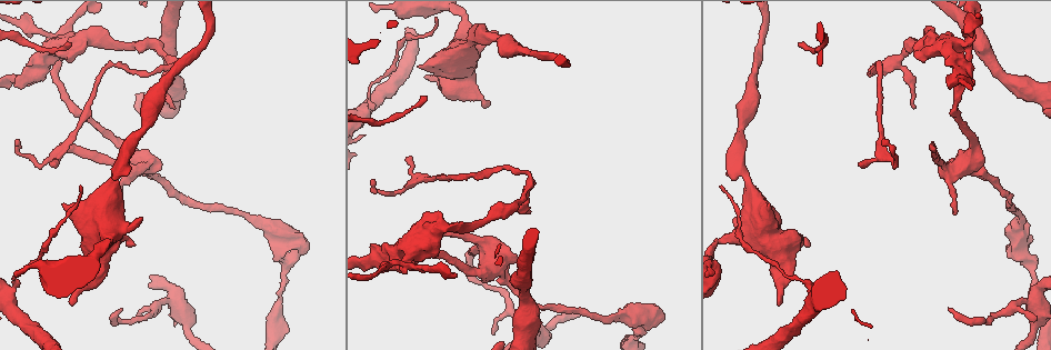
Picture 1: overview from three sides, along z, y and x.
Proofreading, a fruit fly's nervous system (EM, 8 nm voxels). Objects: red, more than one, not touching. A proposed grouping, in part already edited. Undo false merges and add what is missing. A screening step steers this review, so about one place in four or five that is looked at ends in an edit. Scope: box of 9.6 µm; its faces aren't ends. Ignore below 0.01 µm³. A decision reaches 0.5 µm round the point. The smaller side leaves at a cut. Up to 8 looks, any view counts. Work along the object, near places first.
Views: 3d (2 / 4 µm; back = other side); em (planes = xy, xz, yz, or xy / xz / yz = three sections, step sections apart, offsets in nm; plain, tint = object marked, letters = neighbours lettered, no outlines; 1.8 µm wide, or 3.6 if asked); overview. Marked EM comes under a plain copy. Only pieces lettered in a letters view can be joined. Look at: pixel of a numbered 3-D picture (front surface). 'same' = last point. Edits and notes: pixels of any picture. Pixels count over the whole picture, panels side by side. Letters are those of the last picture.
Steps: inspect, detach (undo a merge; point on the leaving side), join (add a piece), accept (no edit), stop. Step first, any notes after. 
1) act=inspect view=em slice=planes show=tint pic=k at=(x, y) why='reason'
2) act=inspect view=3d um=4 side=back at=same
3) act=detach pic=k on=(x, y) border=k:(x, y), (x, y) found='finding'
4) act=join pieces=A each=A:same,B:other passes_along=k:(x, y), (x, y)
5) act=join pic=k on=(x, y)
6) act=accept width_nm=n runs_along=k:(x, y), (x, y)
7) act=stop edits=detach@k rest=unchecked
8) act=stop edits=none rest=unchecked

act=inspect view=3d um=4 pic=1 at=(425, 76) why='thick end'

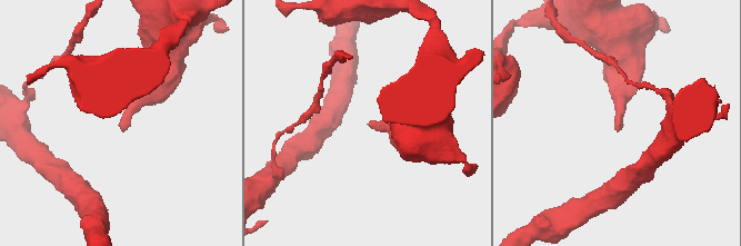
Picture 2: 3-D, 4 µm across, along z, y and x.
act=inspect view=em slice=xy step=4 show=letters pic=2 at=(368, 125) why='shape alone is not enough'

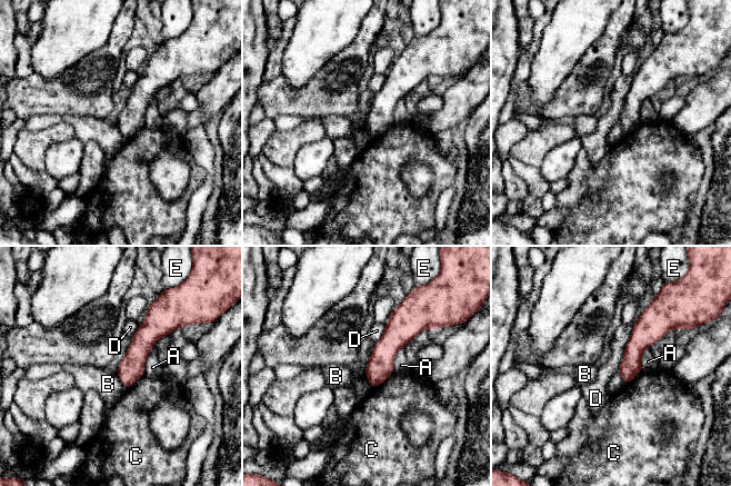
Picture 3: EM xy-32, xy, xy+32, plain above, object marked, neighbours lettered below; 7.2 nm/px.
act=accept each=A:other,B:other,C:other,D:other,E:other runs_along=3:(161, 320), (142, 340), (127, 384) found='no lettered piece goes on from it'

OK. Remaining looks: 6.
act=inspect view=em slice=planes show=tint pic=1 at=(955, 212) why='tapers out'

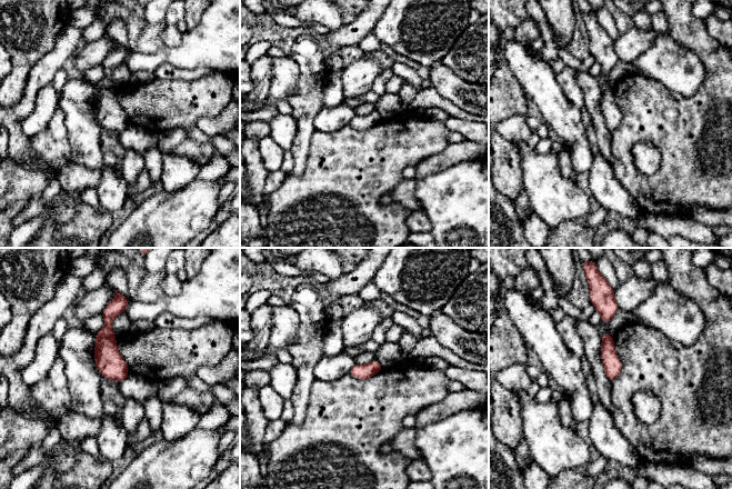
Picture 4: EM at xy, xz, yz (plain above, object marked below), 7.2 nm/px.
act=inspect view=em slice=planes show=letters at=same why='what lies round it'

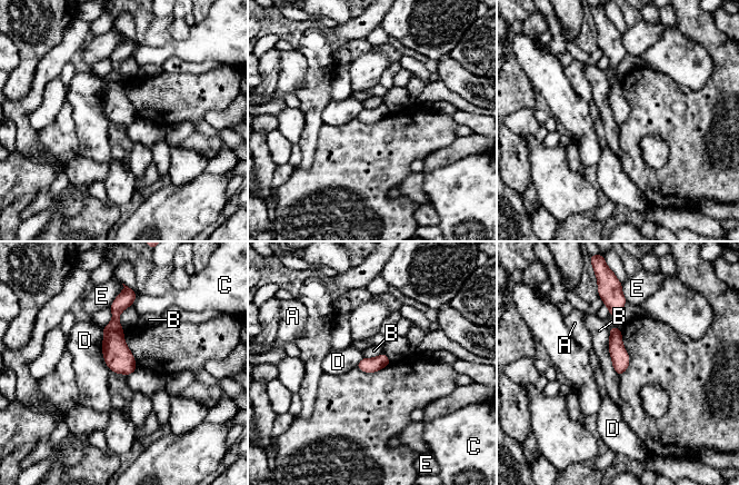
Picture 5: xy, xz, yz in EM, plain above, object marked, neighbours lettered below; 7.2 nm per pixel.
act=accept each=A:other,B:other,C:other,D:other,E:other runs_along=5:(129, 299), (116, 312), (127, 372) found='no lettered piece goes on from it'

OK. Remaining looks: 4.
act=inspect view=3d um=4 pic=1 at=(56, 167)

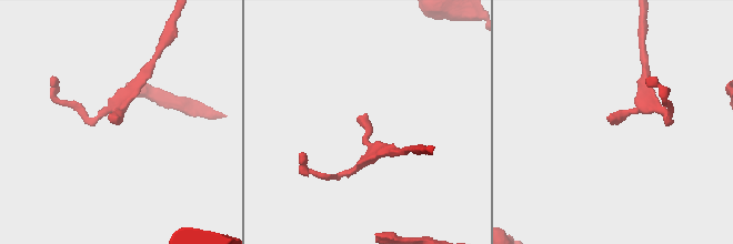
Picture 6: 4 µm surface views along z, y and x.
act=inspect view=em slice=xy step=4 show=letters pic=6 at=(607, 117) why='need the tissue'

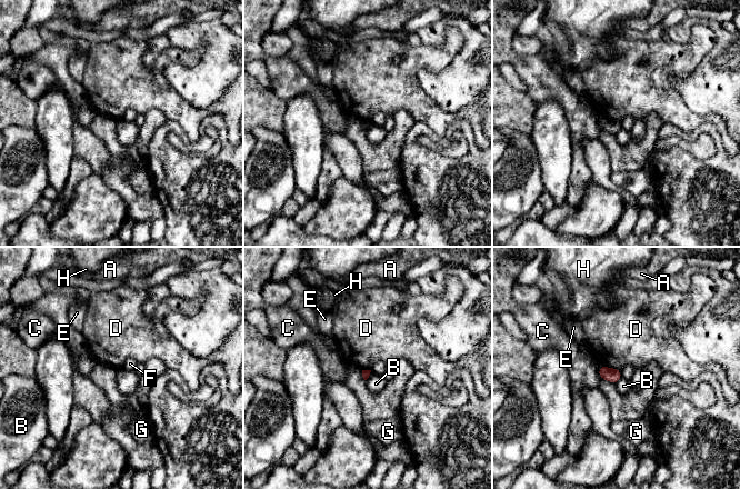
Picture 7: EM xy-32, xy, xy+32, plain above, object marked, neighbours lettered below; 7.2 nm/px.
act=inspect view=em slice=xz step=4 show=letters at=same why='cut it another way'

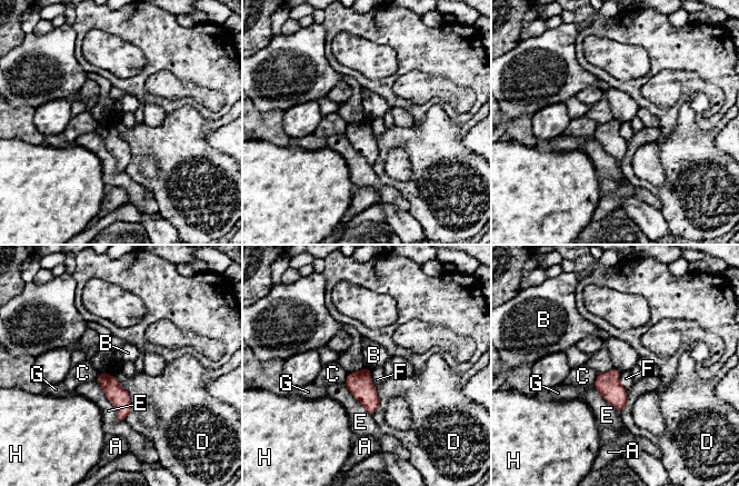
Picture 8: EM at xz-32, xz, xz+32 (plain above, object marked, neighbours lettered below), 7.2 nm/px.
act=accept each=A:other,B:other,C:other,D:other,E:other,F:other,G:other,H:other found='none of them fits'

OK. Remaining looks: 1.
act=stop edits=none rest=unchecked

